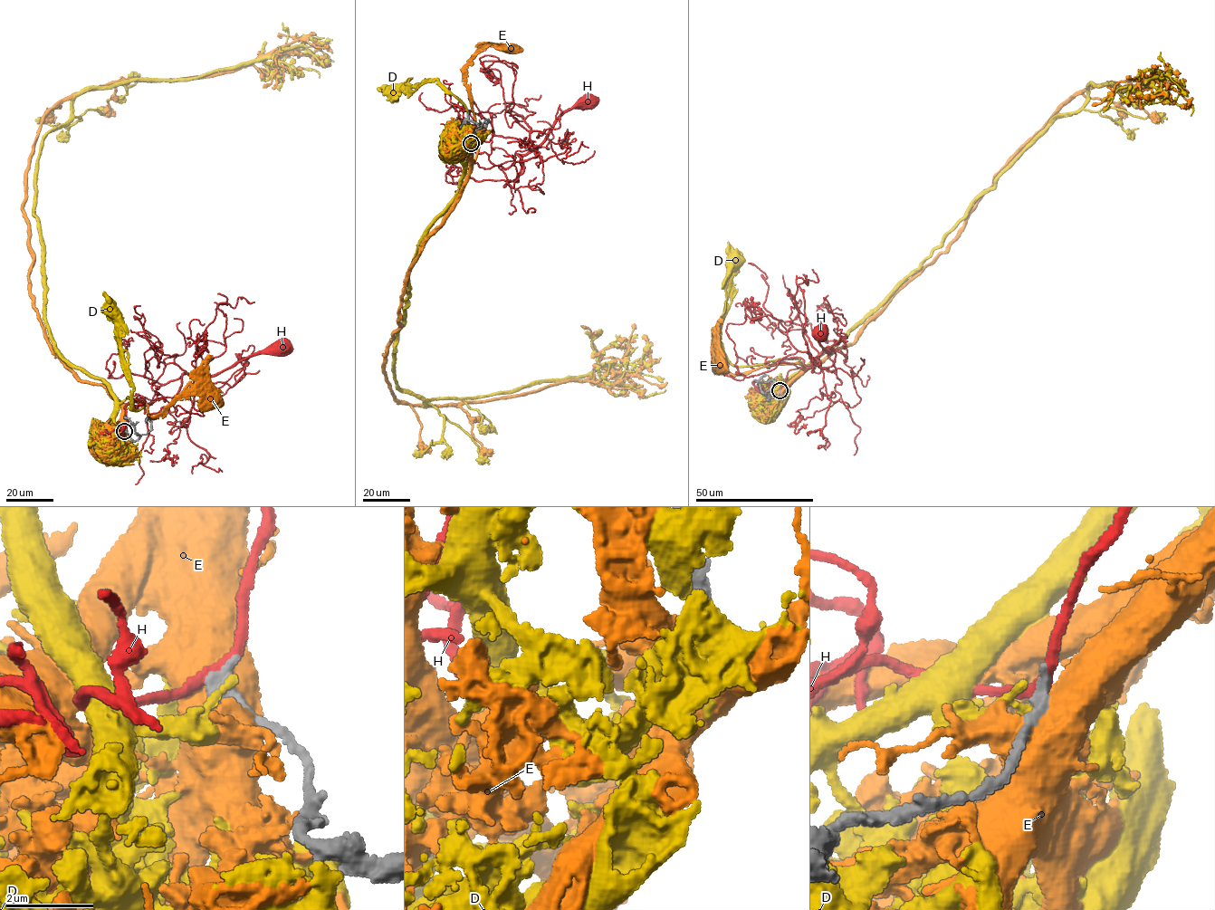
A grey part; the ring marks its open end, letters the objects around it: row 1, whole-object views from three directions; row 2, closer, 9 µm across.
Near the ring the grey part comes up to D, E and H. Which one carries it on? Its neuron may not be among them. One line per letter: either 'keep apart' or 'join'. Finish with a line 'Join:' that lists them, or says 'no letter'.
D: keep apart
E: keep apart
H: keep apart
Join: no letter

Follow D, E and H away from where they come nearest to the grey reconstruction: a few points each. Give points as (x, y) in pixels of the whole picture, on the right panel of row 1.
D: (779, 391), (775, 390), (807, 367), (798, 359), (734, 366), (726, 359), (721, 344), (720, 329), (731, 263)
E: (779, 392), (805, 367), (798, 363), (771, 364), (744, 374), (714, 373), (712, 354), (722, 365)
H: (780, 390), (790, 370), (814, 364), (836, 370), (827, 353), (831, 348), (829, 354), (817, 340), (820, 332)

